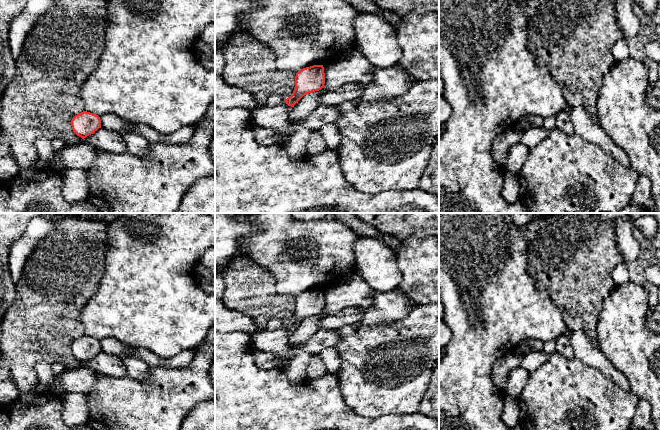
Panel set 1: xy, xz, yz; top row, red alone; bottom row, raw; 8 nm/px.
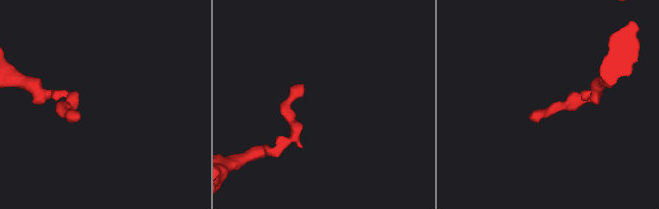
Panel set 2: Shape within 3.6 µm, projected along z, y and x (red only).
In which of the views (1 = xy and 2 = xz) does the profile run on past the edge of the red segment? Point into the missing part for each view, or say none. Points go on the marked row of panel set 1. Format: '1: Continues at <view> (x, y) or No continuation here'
1: No continuation here
2: No continuation here

